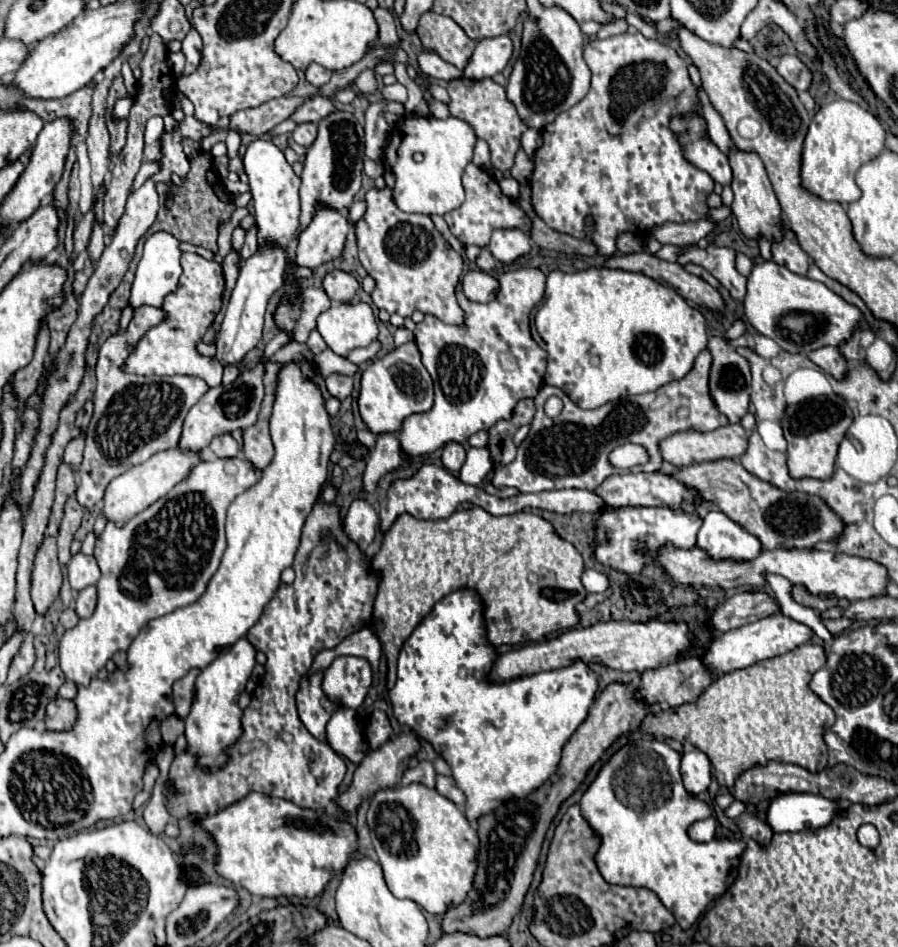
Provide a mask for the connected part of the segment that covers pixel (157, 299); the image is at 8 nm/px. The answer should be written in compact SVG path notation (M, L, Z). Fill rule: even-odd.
M155 232L153 236L149 236L145 240L145 252L143 258L137 266L135 272L135 282L131 288L131 296L129 296L129 306L133 310L141 308L141 306L163 306L163 300L167 294L177 290L177 282L181 276L181 248L179 248L179 240L169 234L169 232Z

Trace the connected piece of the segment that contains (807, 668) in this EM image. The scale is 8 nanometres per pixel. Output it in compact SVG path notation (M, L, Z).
M805 642L781 656L719 676L693 704L683 704L667 714L647 714L643 728L655 738L691 742L709 756L715 778L727 788L741 772L769 760L791 762L809 772L825 770L823 734L835 724L835 712L809 688L811 676L823 662L823 646Z

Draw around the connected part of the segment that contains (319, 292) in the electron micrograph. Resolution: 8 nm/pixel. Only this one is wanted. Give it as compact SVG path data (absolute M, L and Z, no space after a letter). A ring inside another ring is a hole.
M307 286L303 290L303 310L301 310L301 318L295 326L295 334L293 338L297 342L307 342L307 336L309 332L315 328L315 320L317 316L327 310L331 306L331 300L329 296L325 296L323 288L315 288L315 286Z

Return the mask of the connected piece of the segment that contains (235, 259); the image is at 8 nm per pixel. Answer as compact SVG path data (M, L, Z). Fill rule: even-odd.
M229 252L229 256L225 256L223 260L223 274L225 274L225 292L223 292L223 304L227 304L229 296L231 296L231 290L235 286L235 280L237 280L237 270L239 270L239 254L237 252Z

